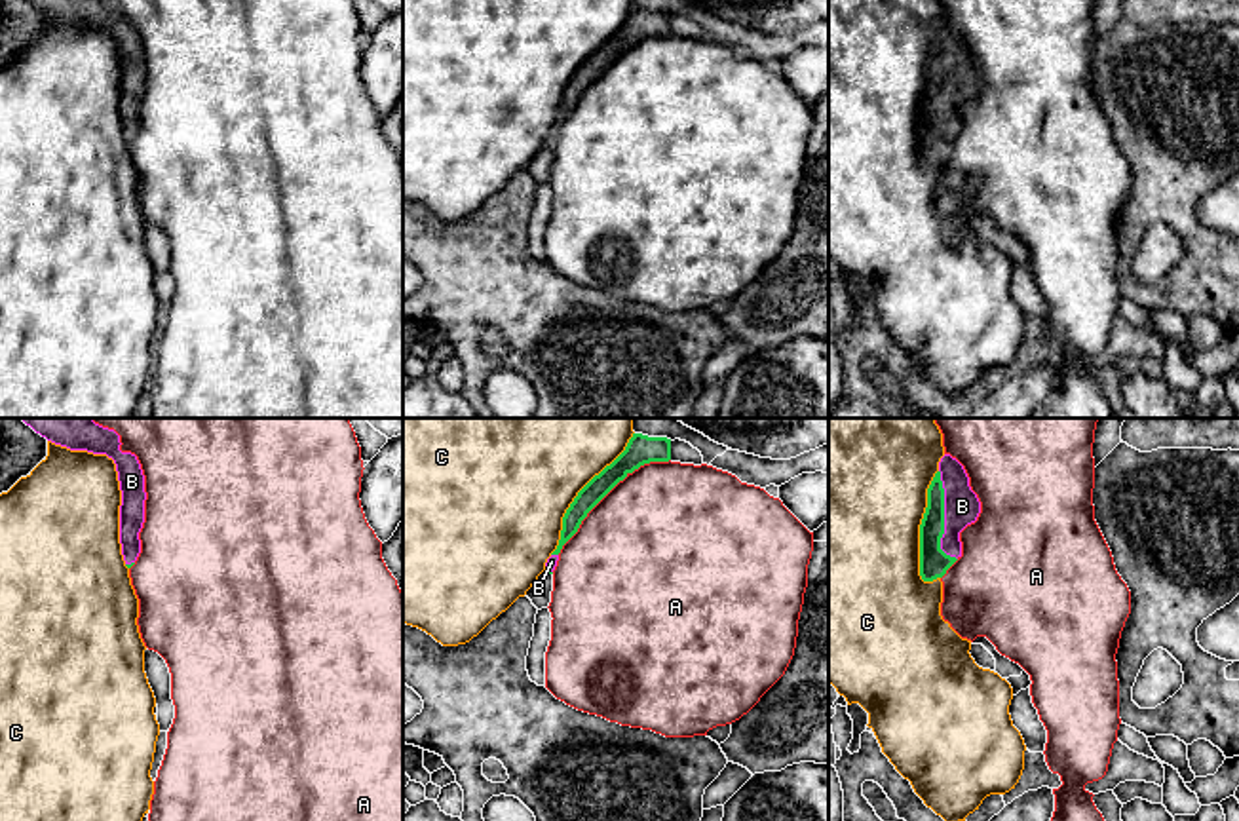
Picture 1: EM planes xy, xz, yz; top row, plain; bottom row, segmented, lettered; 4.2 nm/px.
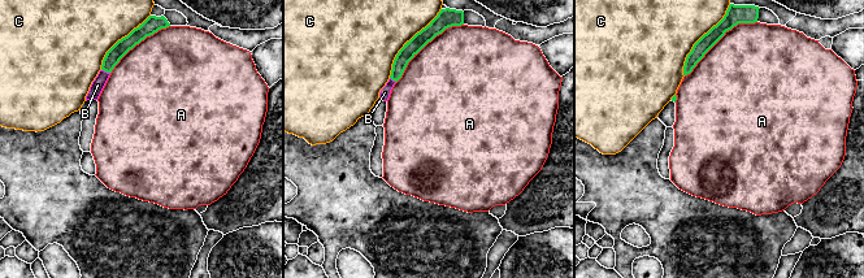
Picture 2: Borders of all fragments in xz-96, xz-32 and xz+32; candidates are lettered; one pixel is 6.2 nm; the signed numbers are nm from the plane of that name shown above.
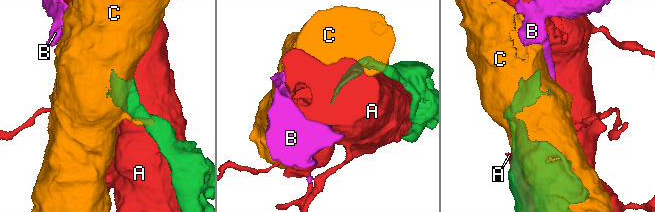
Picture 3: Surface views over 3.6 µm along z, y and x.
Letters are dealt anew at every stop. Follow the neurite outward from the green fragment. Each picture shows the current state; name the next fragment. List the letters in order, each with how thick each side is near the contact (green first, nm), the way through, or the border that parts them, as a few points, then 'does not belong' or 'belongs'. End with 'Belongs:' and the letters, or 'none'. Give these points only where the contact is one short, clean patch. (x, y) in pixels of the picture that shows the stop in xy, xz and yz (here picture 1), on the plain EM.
A: 130/500 nm | does not belong
B: 130/150 nm | across yz (934, 137), (939, 124), (943, 92), (954, 80), (962, 80) | belongs
C: 130/500 nm | does not belong
Belongs: B

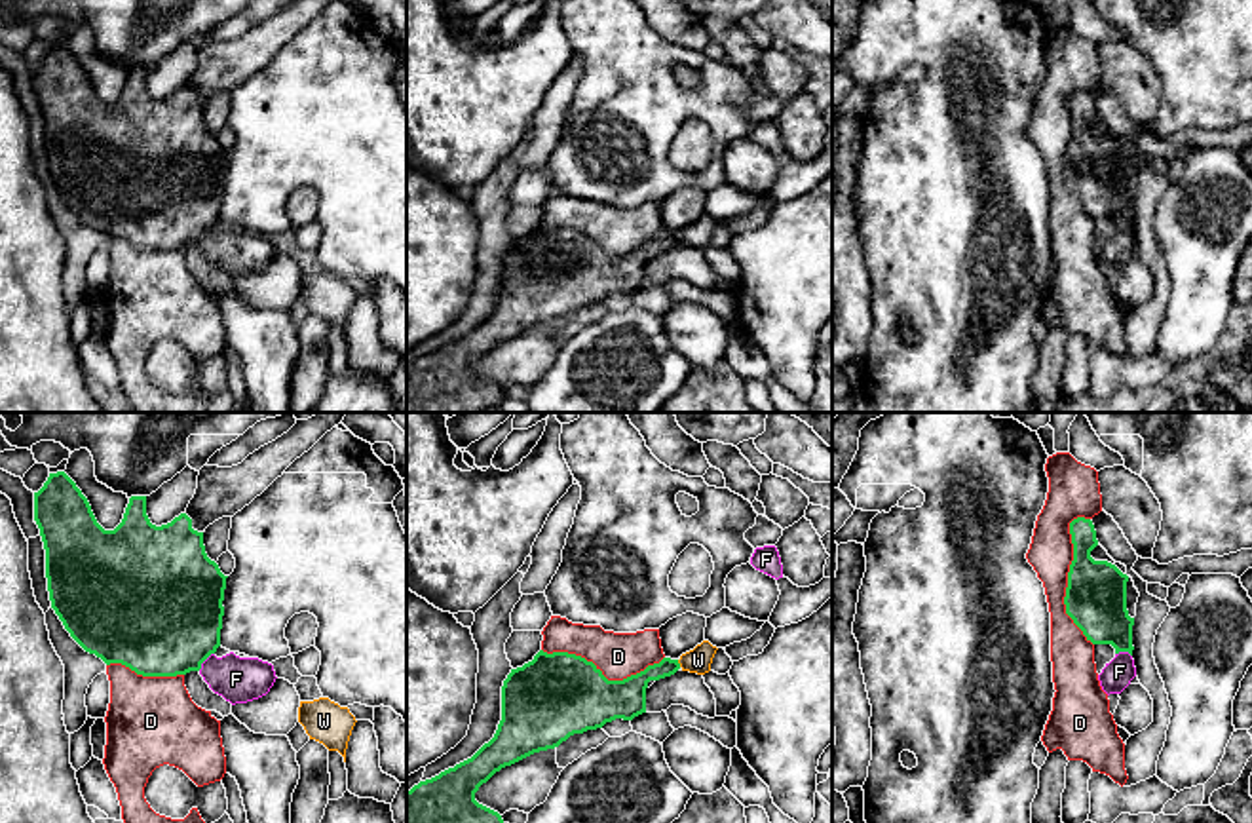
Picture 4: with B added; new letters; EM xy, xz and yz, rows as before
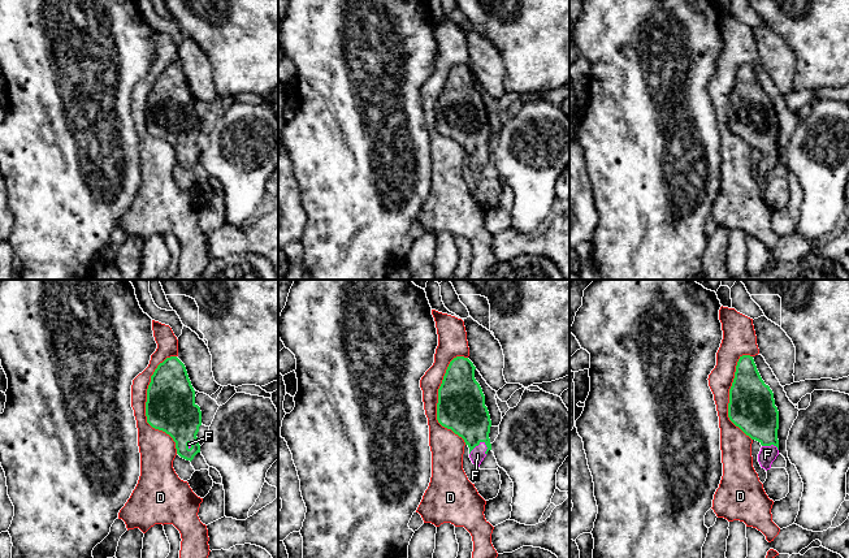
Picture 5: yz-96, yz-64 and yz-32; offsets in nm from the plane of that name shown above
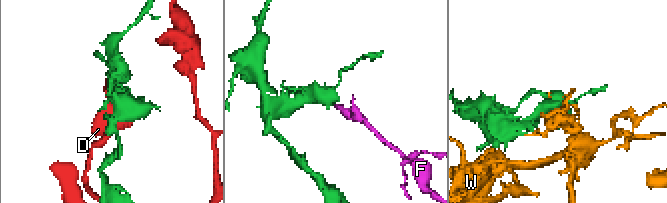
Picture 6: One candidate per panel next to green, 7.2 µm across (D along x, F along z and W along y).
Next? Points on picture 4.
D: 260/190 nm | does not belong
F: 500/190 nm | across xy (162, 192), (204, 234), (215, 246), (236, 253) | belongs
W: 140/110 nm | does not belong
Belongs: F

